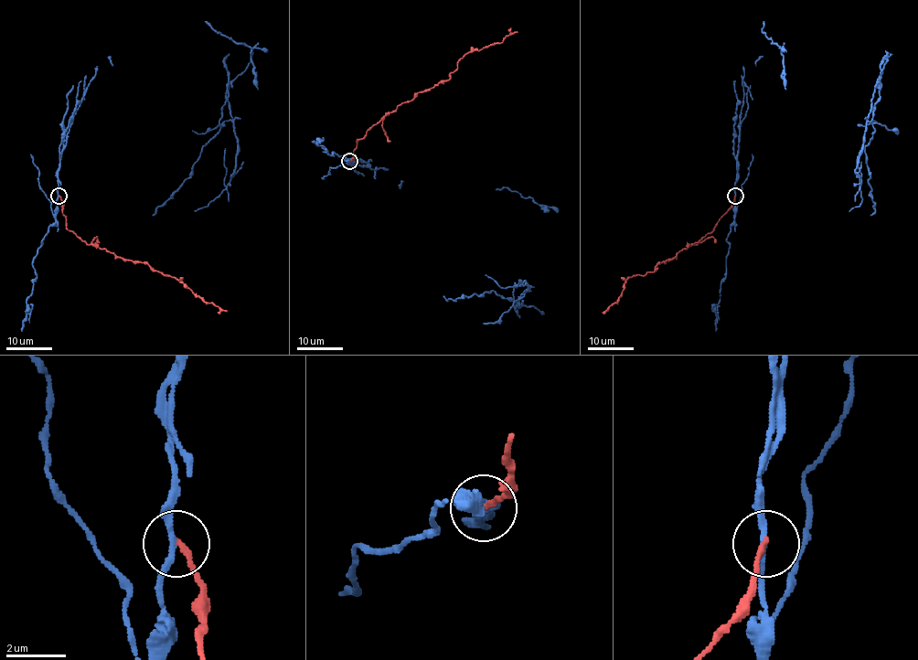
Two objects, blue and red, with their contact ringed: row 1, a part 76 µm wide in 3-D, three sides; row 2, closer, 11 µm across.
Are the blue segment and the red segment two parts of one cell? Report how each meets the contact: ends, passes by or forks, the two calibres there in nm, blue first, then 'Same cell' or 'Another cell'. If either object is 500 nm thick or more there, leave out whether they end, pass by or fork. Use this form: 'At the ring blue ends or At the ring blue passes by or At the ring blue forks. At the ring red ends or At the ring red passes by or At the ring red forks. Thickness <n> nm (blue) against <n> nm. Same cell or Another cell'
At the ring blue passes by. At the ring red ends. Thickness 190 nm (blue) against 190 nm. Another cell

